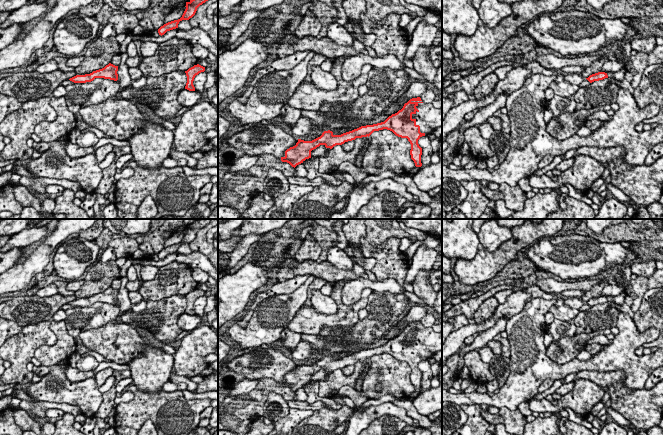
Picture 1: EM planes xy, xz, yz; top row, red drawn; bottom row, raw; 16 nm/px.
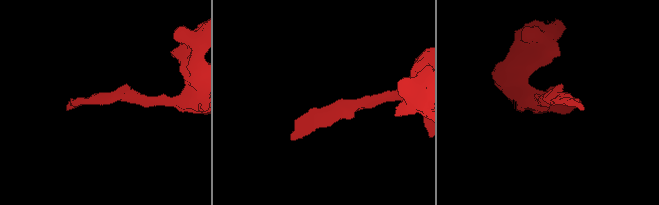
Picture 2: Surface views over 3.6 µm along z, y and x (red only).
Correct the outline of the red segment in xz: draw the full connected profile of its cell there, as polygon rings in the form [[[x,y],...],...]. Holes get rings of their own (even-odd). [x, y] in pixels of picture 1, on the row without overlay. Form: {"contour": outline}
{"contour": [[[420,321],[412,322],[384,346],[361,350],[341,359],[334,359],[330,354],[324,355],[312,365],[298,363],[295,370],[285,375],[284,381],[278,381],[278,385],[287,386],[295,392],[311,382],[311,375],[320,369],[332,373],[356,362],[369,361],[374,355],[387,353],[398,361],[408,363],[411,368],[411,383],[416,391],[421,391],[422,372],[418,364],[422,360],[428,360],[438,351],[442,351],[442,332],[435,332],[432,327],[424,327]]]}

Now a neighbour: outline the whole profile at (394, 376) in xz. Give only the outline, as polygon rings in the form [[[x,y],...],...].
[[[387,353],[374,355],[370,362],[371,369],[363,379],[362,393],[365,396],[374,399],[390,394],[405,400],[415,391],[407,362],[398,361]]]

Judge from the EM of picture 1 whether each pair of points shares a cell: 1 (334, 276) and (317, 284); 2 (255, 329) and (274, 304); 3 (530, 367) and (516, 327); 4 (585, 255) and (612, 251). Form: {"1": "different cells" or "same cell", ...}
{"1": "different cells", "2": "same cell", "3": "same cell", "4": "same cell"}

